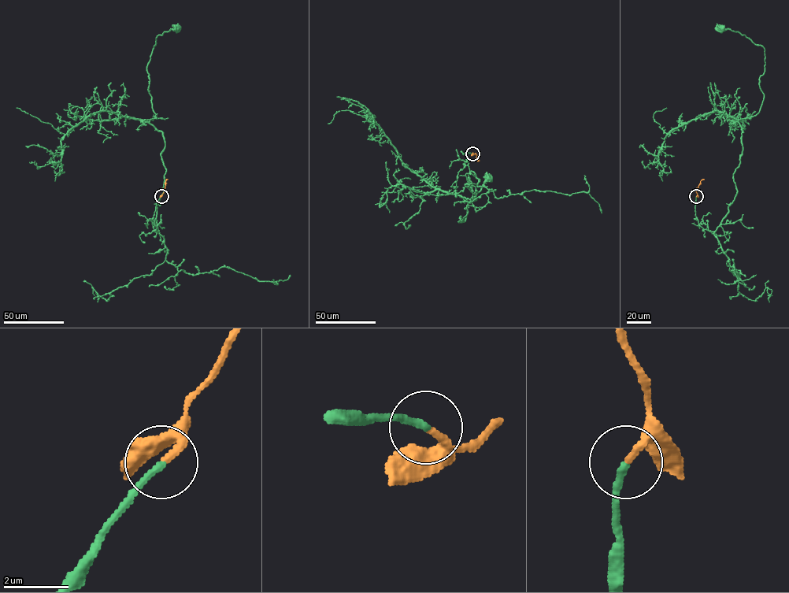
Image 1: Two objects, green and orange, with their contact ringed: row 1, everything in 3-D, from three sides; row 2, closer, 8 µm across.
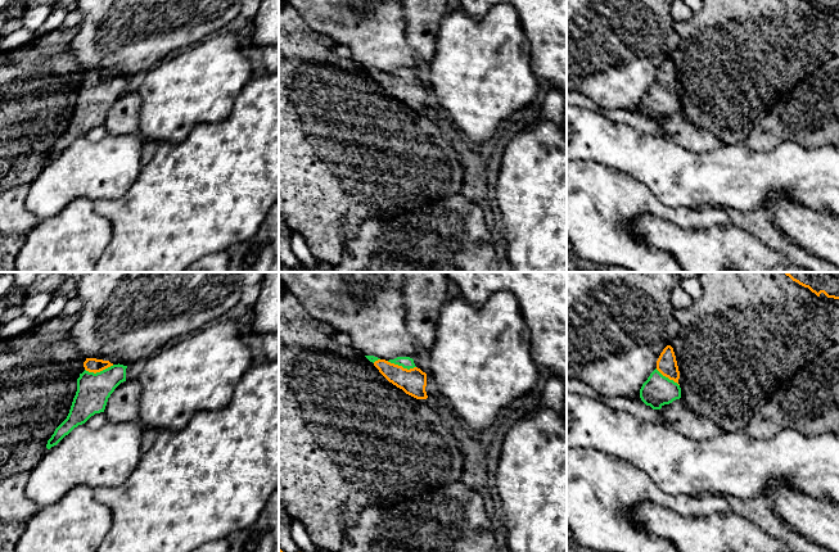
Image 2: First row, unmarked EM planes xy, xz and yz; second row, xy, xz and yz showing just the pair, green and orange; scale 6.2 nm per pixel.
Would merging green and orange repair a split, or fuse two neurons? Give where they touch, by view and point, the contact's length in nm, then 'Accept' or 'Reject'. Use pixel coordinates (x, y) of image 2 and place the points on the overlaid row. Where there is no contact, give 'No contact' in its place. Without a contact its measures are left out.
Touches green at xy (100, 371). Shared border 190 nm. Accept

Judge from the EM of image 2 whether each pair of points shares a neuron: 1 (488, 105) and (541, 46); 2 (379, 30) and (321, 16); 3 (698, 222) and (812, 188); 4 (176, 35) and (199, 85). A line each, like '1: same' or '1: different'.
1: different
2: same
3: different
4: different

